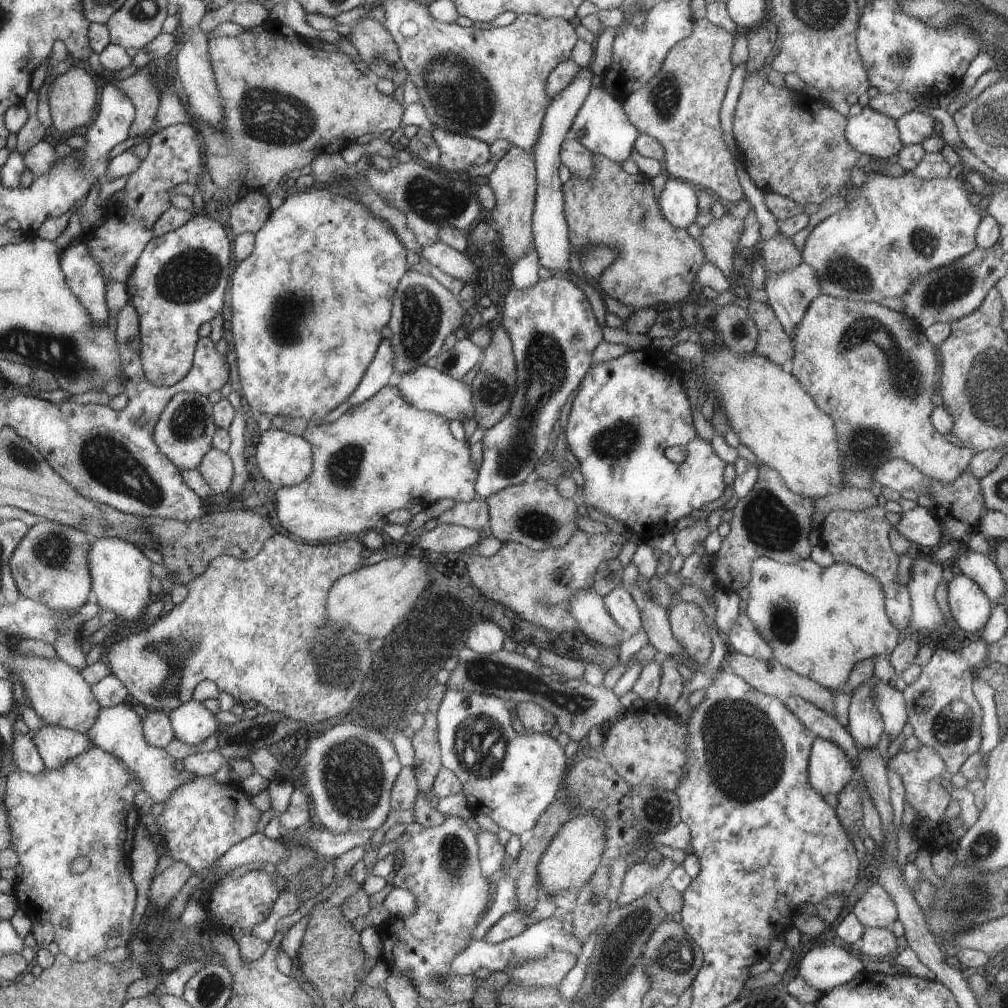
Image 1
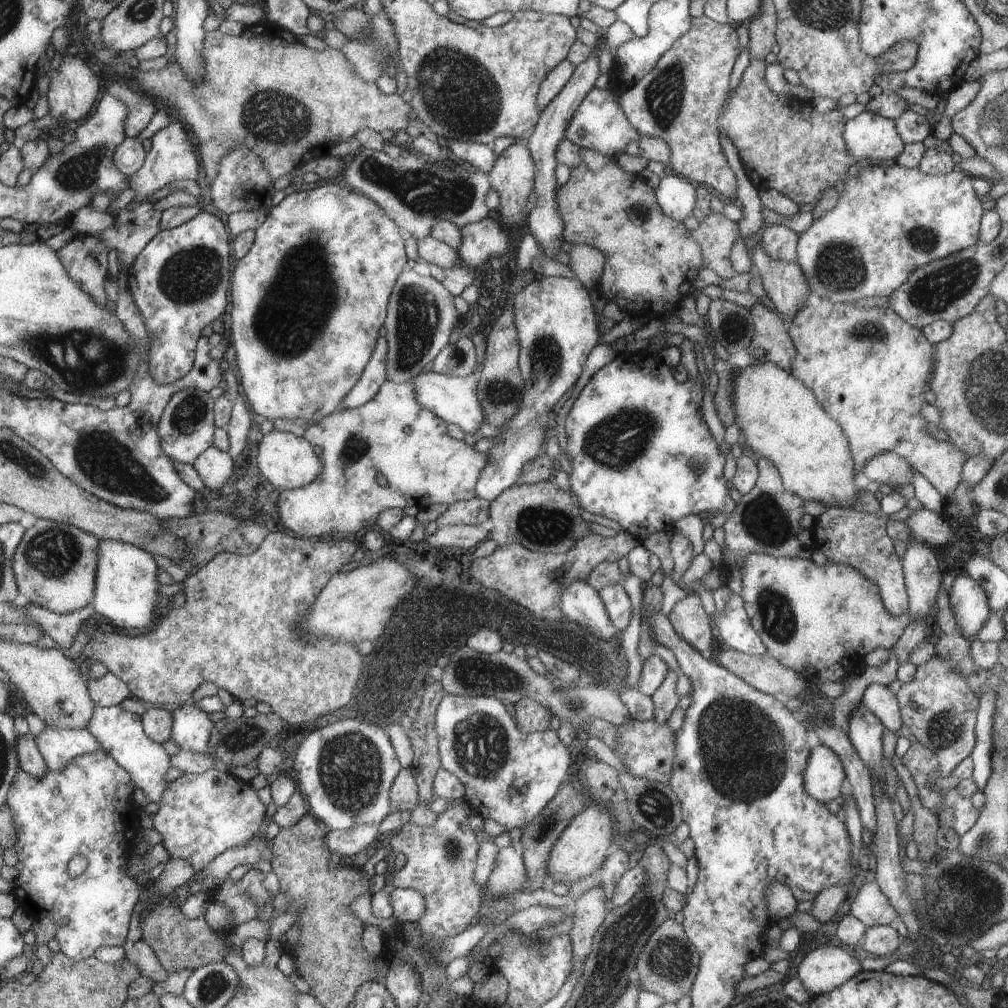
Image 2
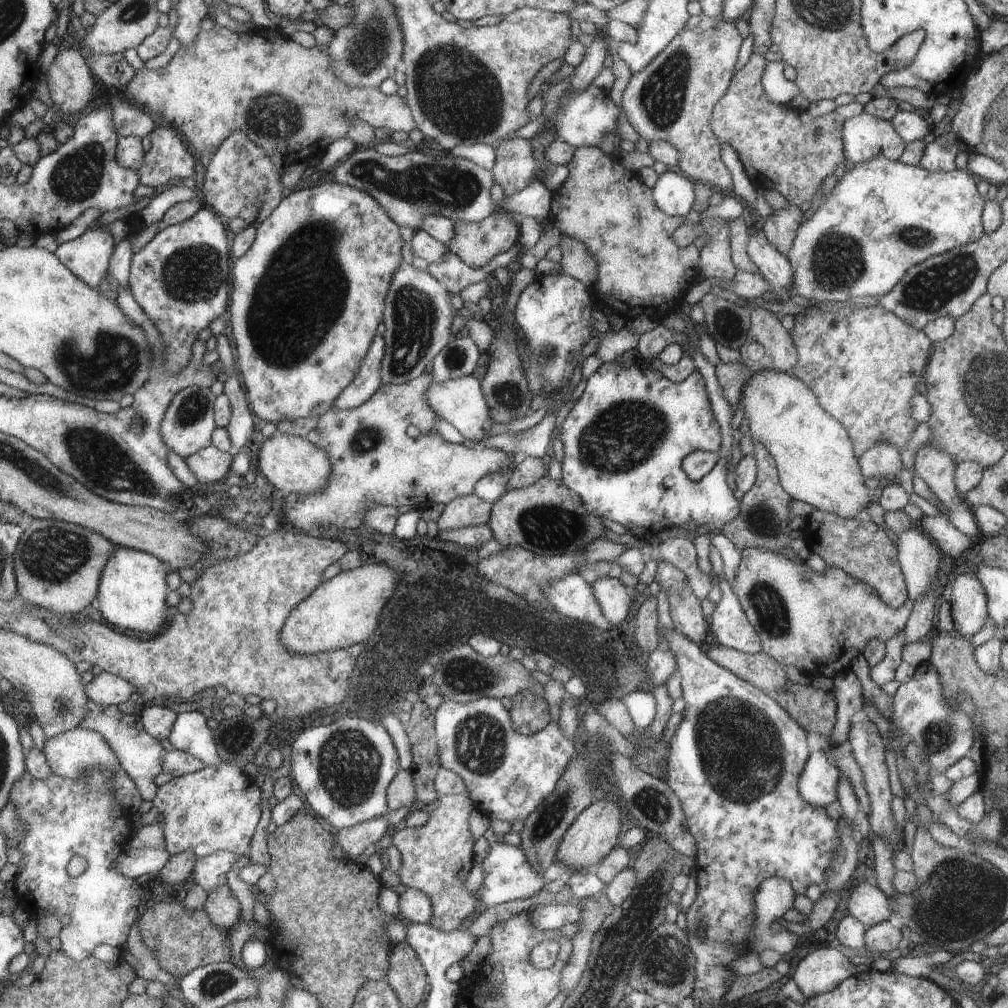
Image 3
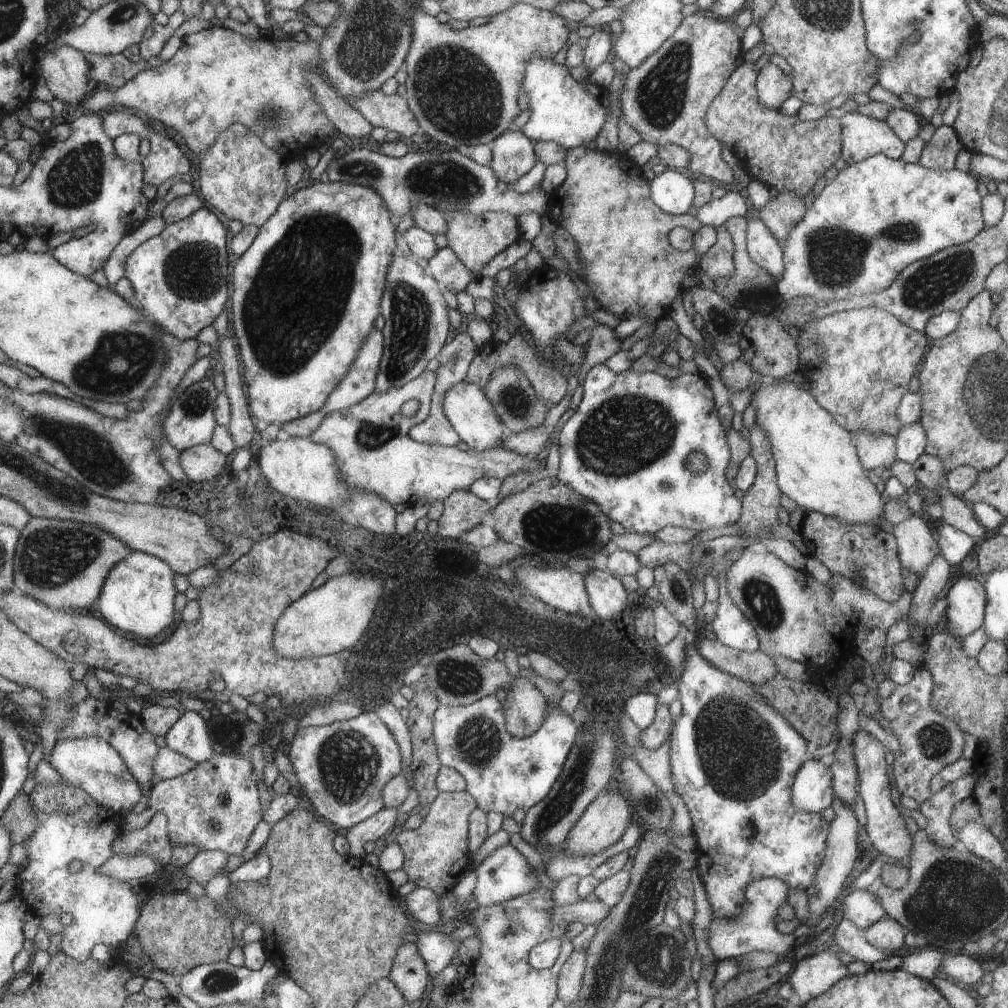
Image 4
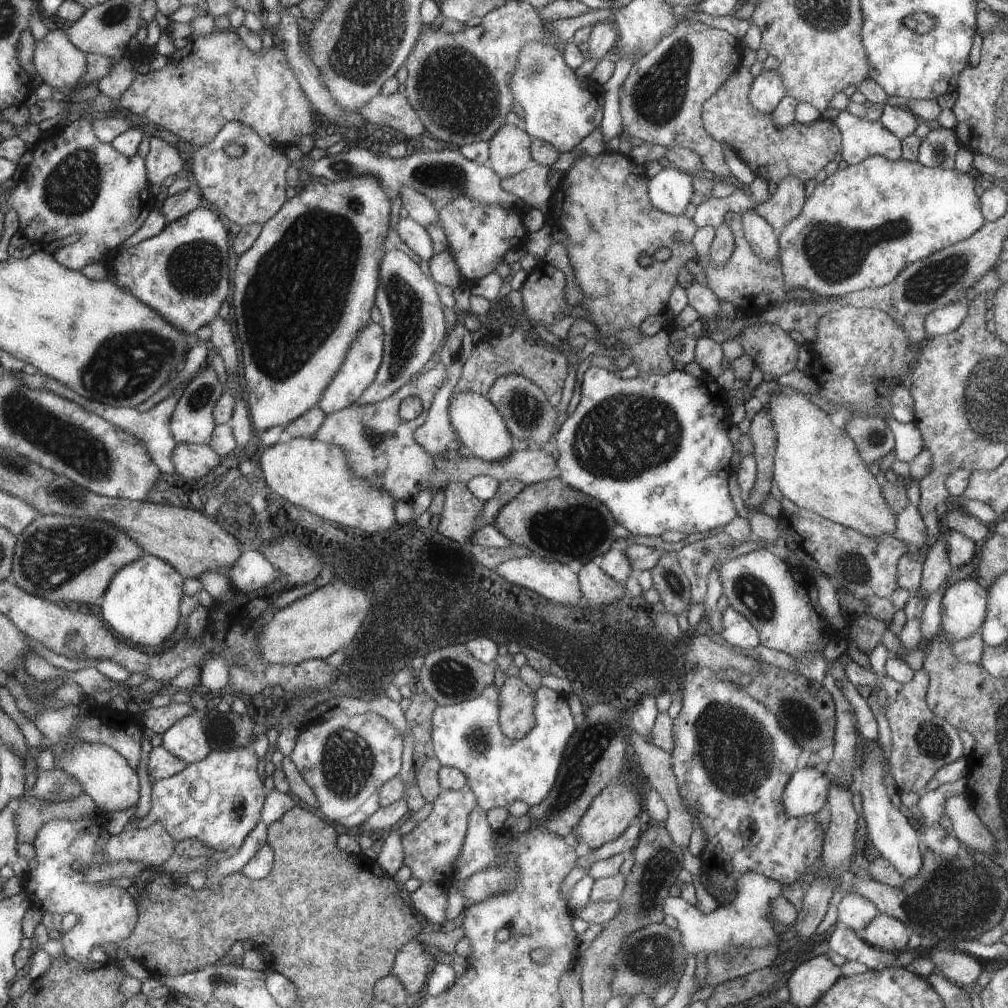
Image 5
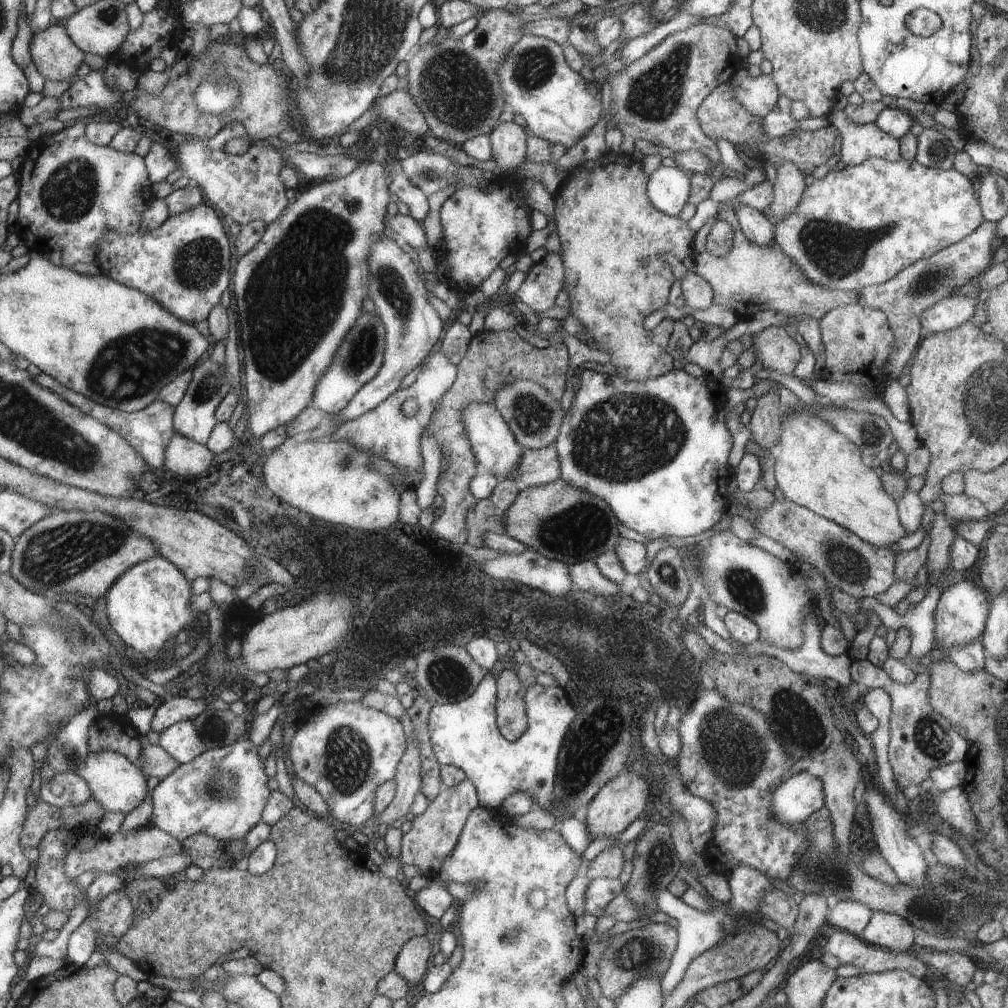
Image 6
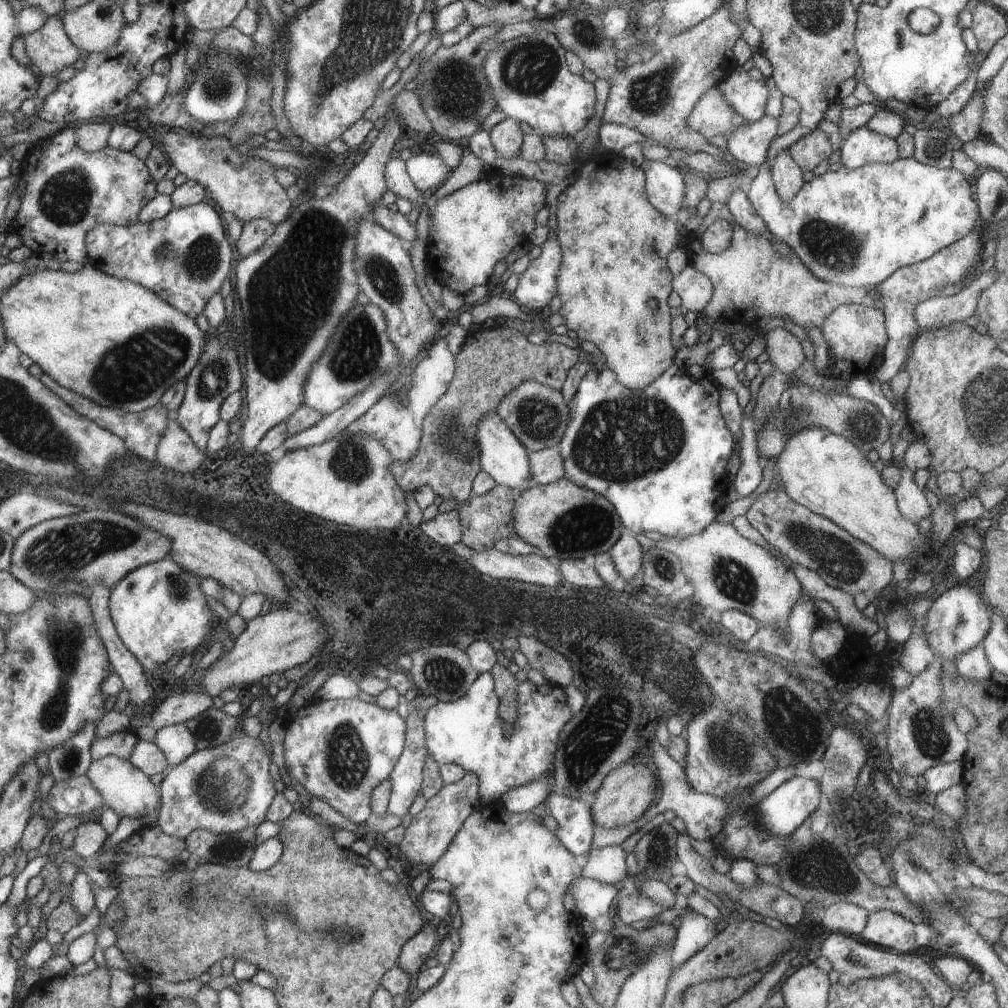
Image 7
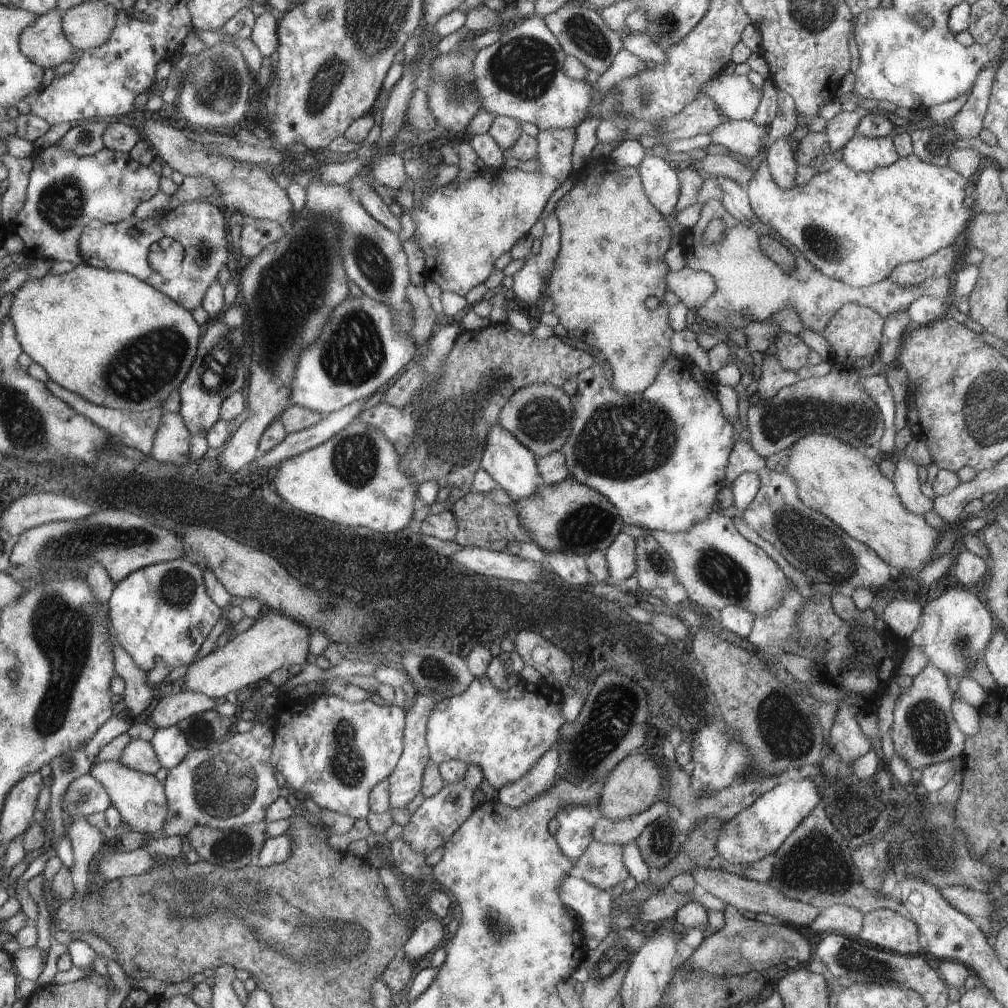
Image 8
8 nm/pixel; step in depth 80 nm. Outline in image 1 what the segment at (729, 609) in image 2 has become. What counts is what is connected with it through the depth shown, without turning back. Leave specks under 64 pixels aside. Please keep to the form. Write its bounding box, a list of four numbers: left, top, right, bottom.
[724,612,775,660]

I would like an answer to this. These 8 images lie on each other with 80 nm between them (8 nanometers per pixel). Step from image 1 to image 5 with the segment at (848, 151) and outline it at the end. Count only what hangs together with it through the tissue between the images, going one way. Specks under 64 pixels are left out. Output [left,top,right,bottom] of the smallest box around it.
[702,66,841,186]

